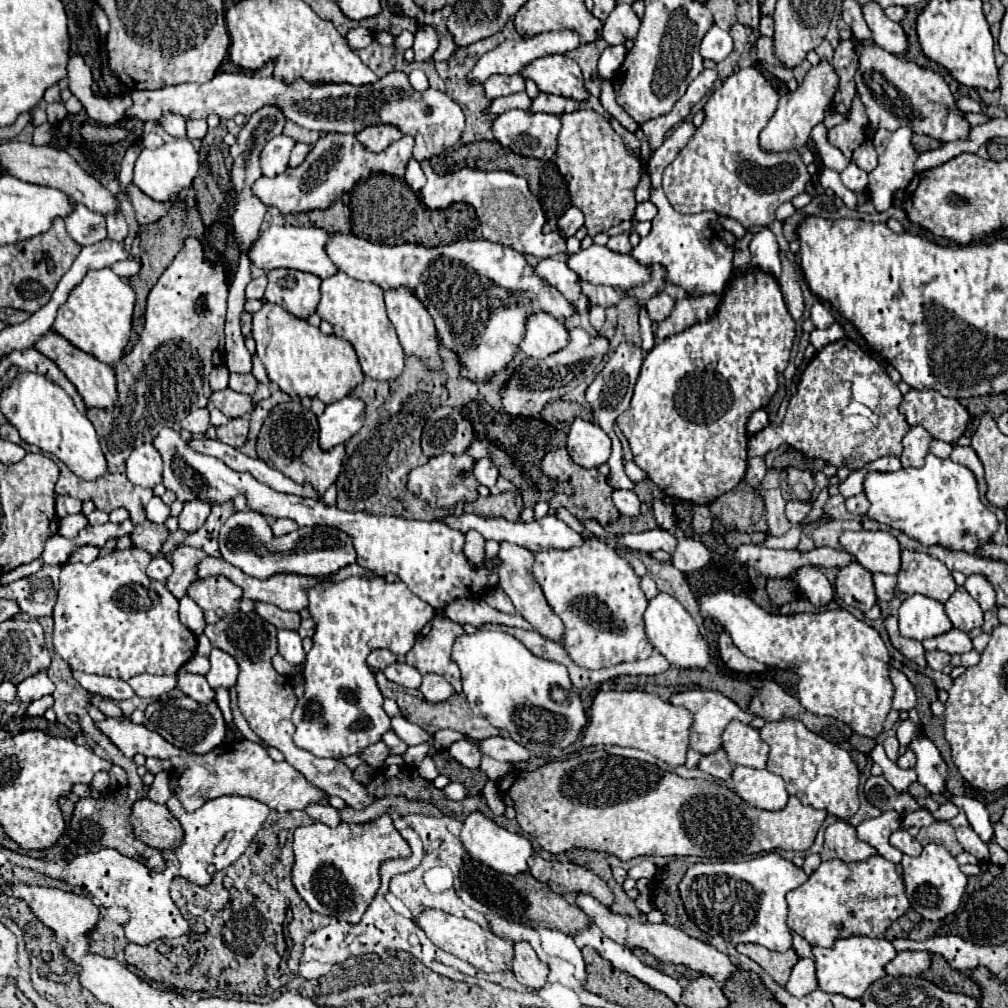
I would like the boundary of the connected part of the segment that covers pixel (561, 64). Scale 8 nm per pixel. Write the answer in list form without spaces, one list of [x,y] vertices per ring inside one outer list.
[[[545,55],[537,61],[531,61],[519,73],[523,79],[537,83],[539,91],[571,97],[583,101],[587,91],[583,89],[583,77],[579,65],[567,55]]]

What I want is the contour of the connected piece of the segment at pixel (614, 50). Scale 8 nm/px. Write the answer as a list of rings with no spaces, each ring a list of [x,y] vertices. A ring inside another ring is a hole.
[[[623,45],[607,47],[607,49],[601,53],[601,57],[599,57],[599,65],[597,65],[599,77],[601,77],[601,79],[611,79],[613,73],[619,69],[625,53],[627,53],[627,51],[625,51]]]

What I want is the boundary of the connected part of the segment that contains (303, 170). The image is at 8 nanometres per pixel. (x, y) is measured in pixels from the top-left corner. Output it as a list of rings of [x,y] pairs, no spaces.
[[[327,133],[317,141],[317,145],[311,149],[307,159],[299,167],[289,167],[285,173],[277,177],[261,177],[253,183],[253,195],[261,199],[263,205],[277,207],[283,215],[287,213],[299,213],[299,211],[313,211],[313,209],[325,209],[335,199],[339,199],[345,191],[351,191],[351,187],[359,181],[369,177],[371,173],[389,173],[395,177],[405,175],[405,165],[413,157],[413,137],[401,137],[393,145],[389,145],[383,153],[371,153],[363,145],[357,143],[355,135],[341,135],[341,133]]]

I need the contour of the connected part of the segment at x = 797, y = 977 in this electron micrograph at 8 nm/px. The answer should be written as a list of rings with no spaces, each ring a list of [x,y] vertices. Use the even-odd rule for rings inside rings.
[[[799,959],[791,971],[791,977],[789,977],[785,989],[795,997],[805,997],[807,993],[815,991],[817,987],[819,985],[817,985],[817,977],[815,977],[813,959]]]

